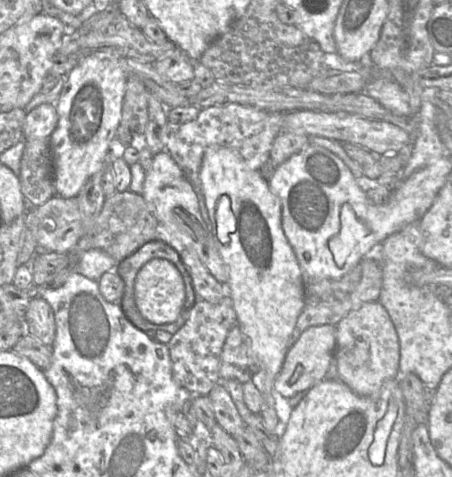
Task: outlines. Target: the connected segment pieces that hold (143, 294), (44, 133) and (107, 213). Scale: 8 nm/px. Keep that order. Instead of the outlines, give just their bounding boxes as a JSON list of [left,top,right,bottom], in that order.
[[134,258,185,325],[23,104,58,139],[75,190,159,263]]

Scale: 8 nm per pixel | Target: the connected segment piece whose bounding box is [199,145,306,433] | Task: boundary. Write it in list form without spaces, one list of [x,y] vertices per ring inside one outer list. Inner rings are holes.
[[[212,145],[203,154],[199,177],[212,225],[211,233],[228,269],[227,294],[233,301],[237,325],[258,368],[255,379],[263,399],[261,415],[265,427],[274,433],[278,417],[272,385],[289,349],[298,316],[306,306],[305,276],[282,229],[281,200],[258,169],[250,168],[231,149]],[[224,195],[228,196],[236,219],[236,231],[229,234],[228,244],[220,242],[216,224],[216,211]]]

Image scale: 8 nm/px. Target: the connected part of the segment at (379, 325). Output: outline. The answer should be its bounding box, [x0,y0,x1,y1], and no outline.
[335,302,400,397]

